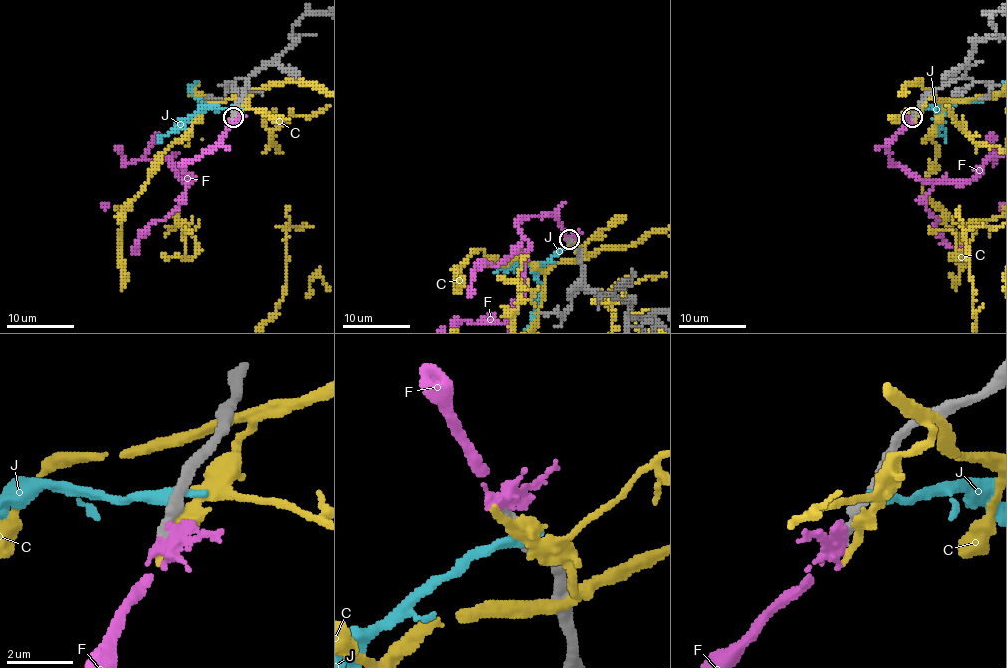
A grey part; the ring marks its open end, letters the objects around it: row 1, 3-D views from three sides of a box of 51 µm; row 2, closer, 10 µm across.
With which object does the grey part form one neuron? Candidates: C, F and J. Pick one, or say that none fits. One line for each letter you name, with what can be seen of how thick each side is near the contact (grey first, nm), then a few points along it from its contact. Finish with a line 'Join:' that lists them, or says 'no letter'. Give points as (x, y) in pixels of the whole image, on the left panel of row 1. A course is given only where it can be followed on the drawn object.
F: 360/360 nm
Join: F

